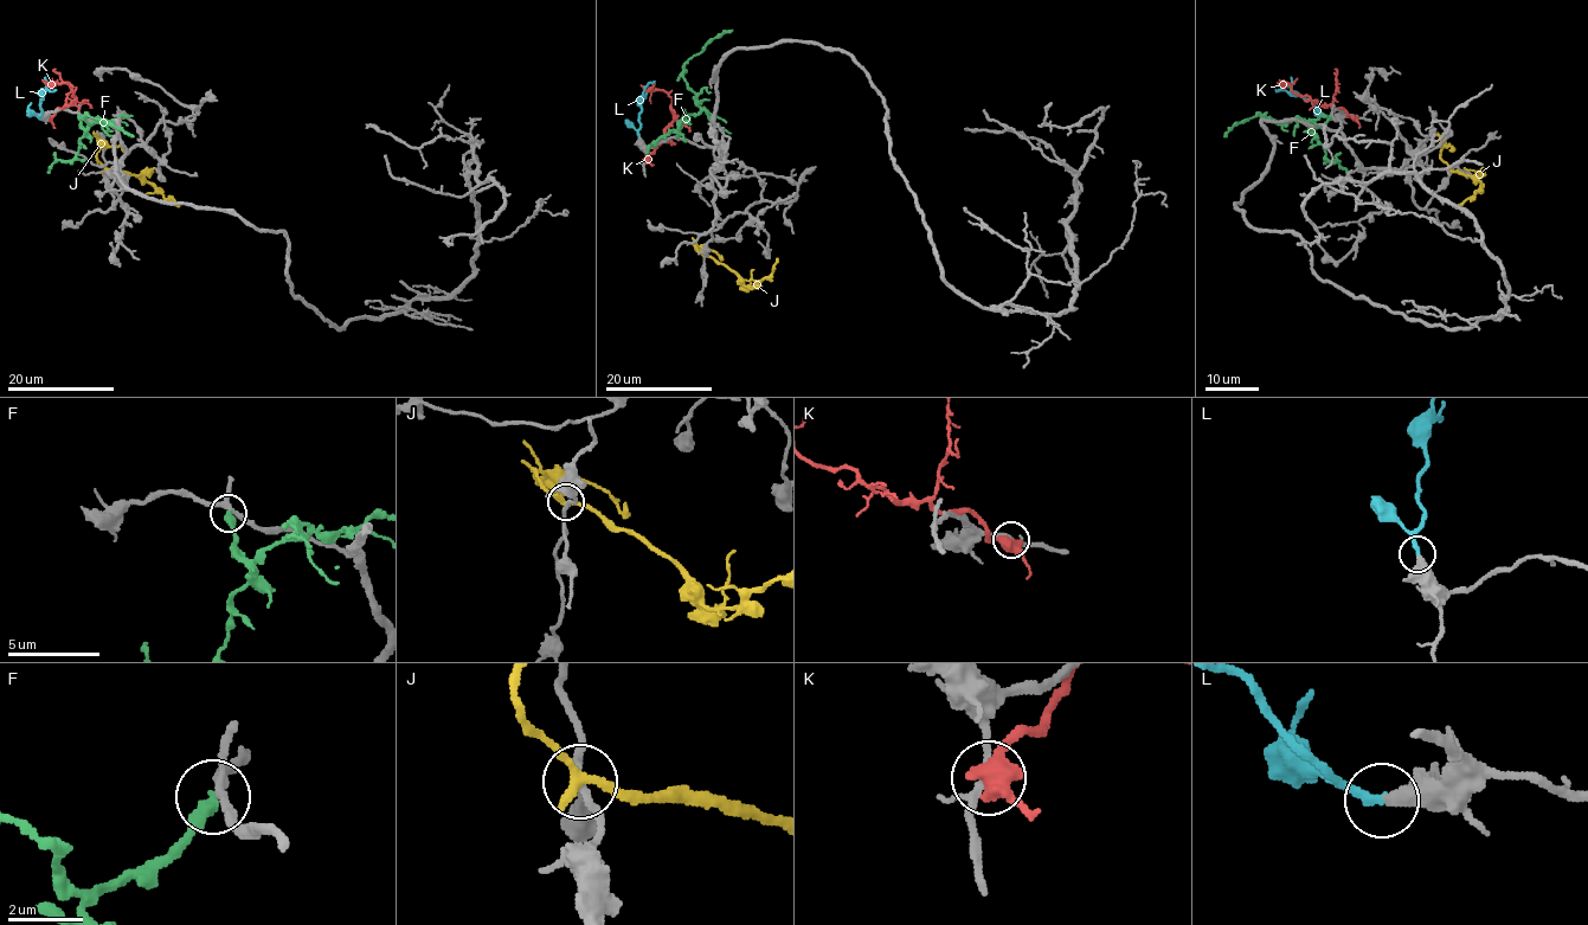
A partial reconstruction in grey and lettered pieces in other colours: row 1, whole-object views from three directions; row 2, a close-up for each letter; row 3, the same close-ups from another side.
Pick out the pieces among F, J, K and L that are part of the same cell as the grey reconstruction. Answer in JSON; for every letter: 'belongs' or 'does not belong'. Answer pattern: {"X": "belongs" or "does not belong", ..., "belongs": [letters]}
{"F": "does not belong", "J": "does not belong", "K": "does not belong", "L": "belongs", "belongs": ["L"]}

